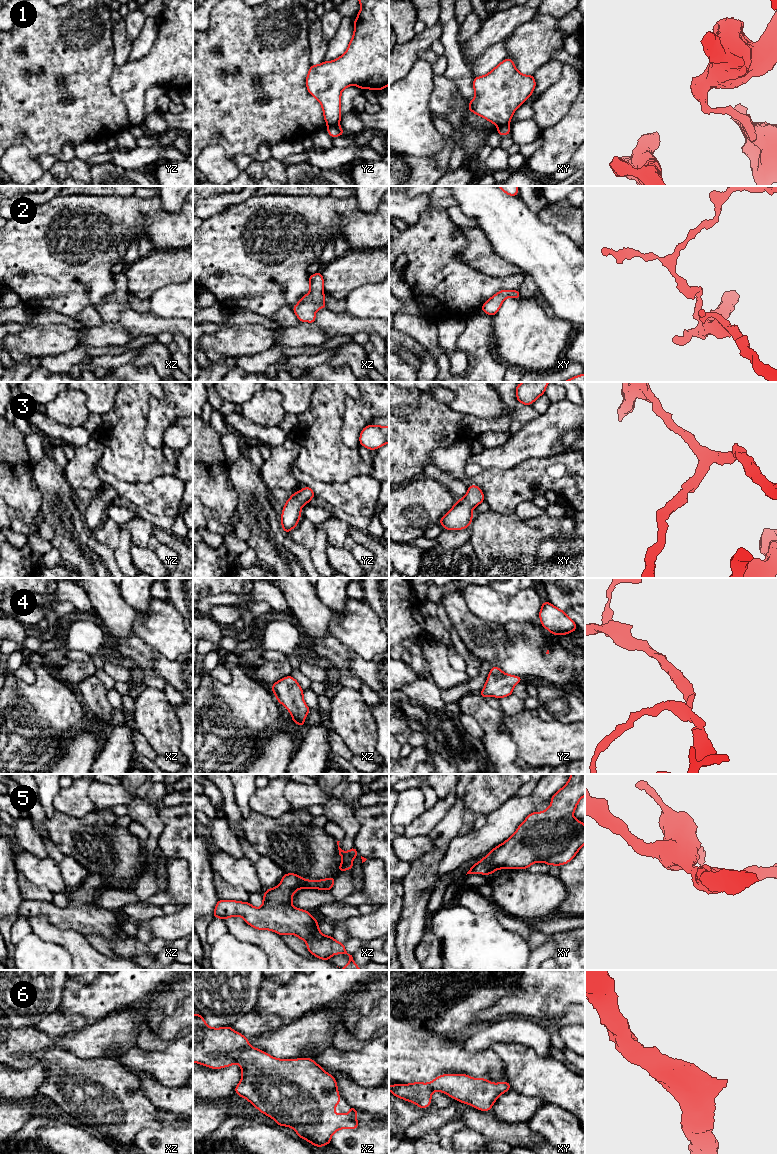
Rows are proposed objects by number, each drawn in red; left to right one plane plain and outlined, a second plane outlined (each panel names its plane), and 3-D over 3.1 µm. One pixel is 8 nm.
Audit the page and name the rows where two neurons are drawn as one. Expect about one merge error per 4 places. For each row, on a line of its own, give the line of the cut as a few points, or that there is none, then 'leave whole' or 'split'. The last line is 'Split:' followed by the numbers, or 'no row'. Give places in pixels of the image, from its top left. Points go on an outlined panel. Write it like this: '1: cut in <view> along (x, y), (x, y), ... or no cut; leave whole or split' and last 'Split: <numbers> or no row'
1: cut in yz along (338, 124), (328, 126); split
2: no cut; leave whole
3: no cut; leave whole
4: no cut; leave whole
5: no cut; leave whole
6: no cut; leave whole
Split: 1

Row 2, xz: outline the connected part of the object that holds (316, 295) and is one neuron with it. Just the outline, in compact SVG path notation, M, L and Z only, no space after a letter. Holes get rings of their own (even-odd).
M321 272L309 276L309 285L310 292L291 309L300 322L315 323L315 313L321 308L327 308L324 302L324 279Z

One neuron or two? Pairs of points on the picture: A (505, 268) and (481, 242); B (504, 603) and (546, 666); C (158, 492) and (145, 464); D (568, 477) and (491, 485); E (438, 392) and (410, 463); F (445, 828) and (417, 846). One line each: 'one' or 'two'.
A: one
B: two
C: two
D: one
E: two
F: two

